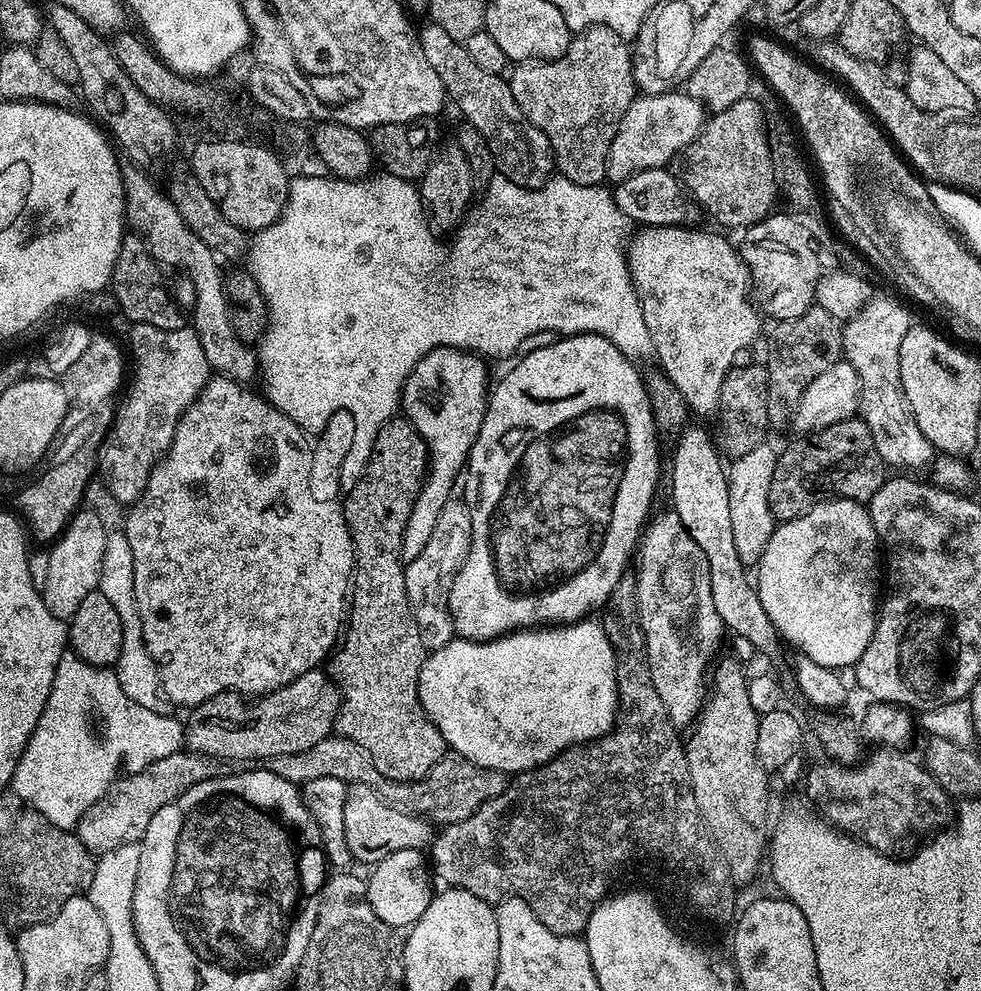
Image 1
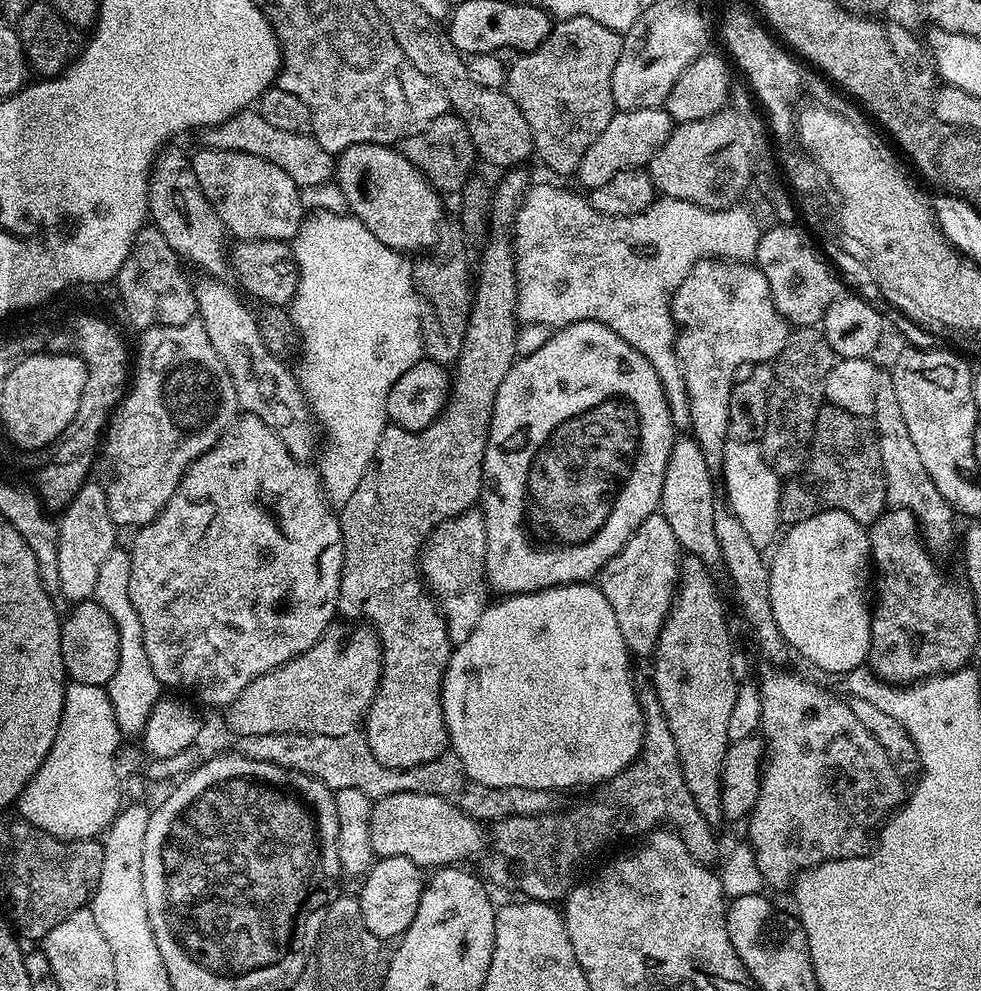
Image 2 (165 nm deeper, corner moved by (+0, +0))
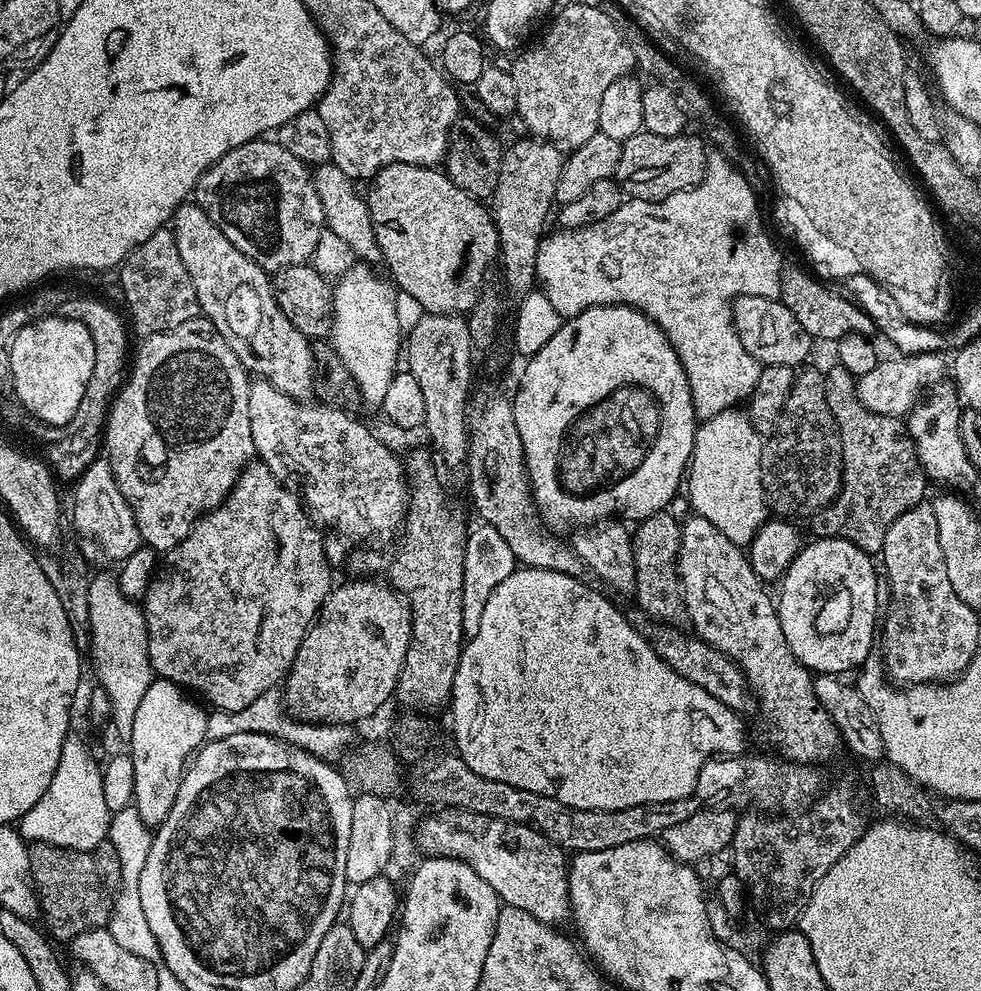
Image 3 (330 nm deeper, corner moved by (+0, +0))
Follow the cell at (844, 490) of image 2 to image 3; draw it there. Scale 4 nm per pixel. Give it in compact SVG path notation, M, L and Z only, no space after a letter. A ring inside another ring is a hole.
M833 366L824 372L826 386L826 406L830 406L830 414L834 414L836 428L840 432L842 442L842 462L844 463L844 477L840 483L840 492L820 512L810 518L813 537L829 536L842 538L846 542L854 542L863 552L880 554L884 551L886 530L890 530L892 523L909 508L921 503L925 499L924 487L929 487L930 481L920 465L918 450L908 433L908 425L901 417L874 414L862 406L856 393L857 377L850 374L850 370Z

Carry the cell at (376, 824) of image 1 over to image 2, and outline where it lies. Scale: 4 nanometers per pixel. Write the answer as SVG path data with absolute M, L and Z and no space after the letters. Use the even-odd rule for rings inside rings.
M399 792L381 796L373 803L370 846L377 857L406 858L421 870L435 870L468 862L464 860L471 856L479 857L486 848L486 832L480 828L481 821L467 816L449 800L434 794Z

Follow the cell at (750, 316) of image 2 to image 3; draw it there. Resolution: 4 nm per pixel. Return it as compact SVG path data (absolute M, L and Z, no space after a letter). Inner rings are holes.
M759 295L738 296L732 301L732 322L736 325L742 346L746 346L748 353L759 360L761 365L803 365L814 347L812 336L802 330L802 322L798 322L798 318L794 318L794 314L790 314L790 310L780 300Z

